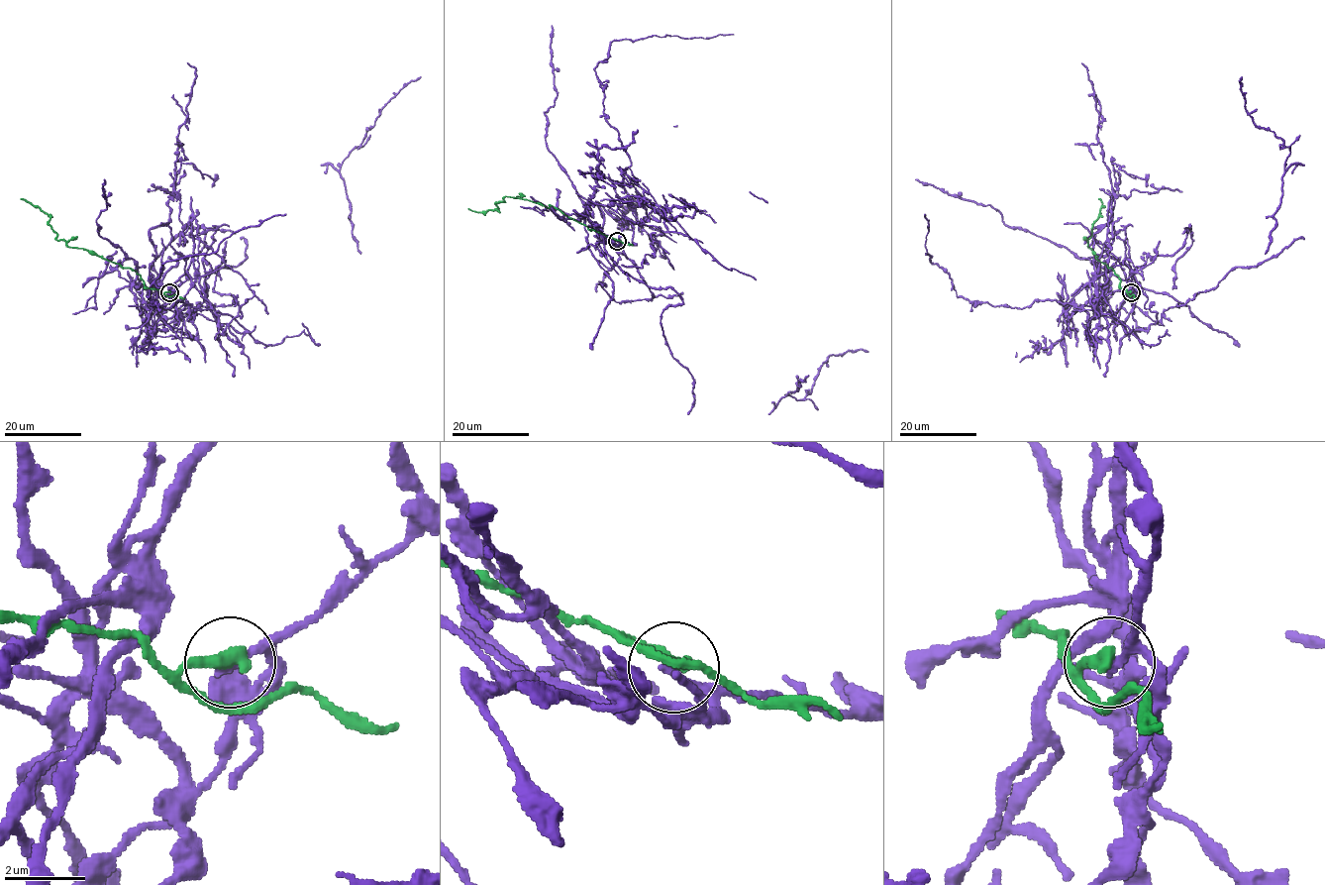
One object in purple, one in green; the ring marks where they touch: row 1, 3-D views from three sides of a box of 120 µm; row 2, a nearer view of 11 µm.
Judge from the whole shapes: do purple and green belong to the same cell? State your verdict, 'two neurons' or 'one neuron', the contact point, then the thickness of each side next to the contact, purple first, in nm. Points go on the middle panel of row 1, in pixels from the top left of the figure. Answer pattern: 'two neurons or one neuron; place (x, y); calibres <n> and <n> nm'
two neurons; place (617, 241); calibres 240 and 360 nm

